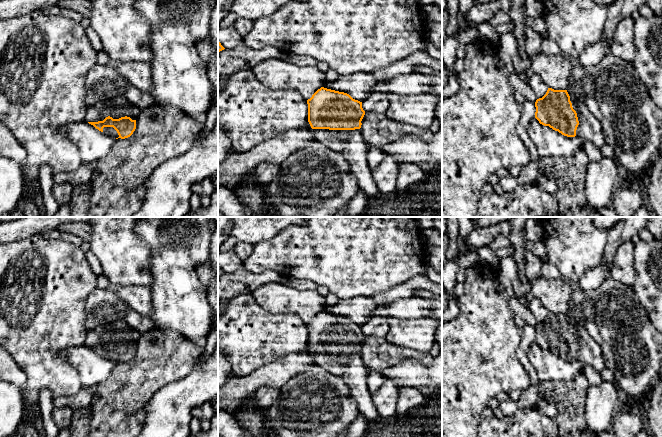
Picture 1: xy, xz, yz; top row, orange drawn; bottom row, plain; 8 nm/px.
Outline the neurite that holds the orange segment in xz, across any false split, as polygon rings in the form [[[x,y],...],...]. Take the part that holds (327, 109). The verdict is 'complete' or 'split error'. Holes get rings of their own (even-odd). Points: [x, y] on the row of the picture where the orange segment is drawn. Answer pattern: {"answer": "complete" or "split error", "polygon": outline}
{"answer": "split error", "polygon": [[[321,87],[308,104],[308,122],[314,130],[315,138],[329,149],[342,152],[350,164],[351,172],[358,180],[360,190],[369,198],[380,194],[368,167],[368,150],[370,146],[363,140],[360,128],[365,115],[362,102],[353,99],[349,94]]]}

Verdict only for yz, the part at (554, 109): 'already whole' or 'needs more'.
needs more

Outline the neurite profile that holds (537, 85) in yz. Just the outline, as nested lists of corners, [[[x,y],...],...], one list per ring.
[[[529,73],[529,81],[527,83],[537,99],[542,98],[548,90],[548,86],[536,73]]]

